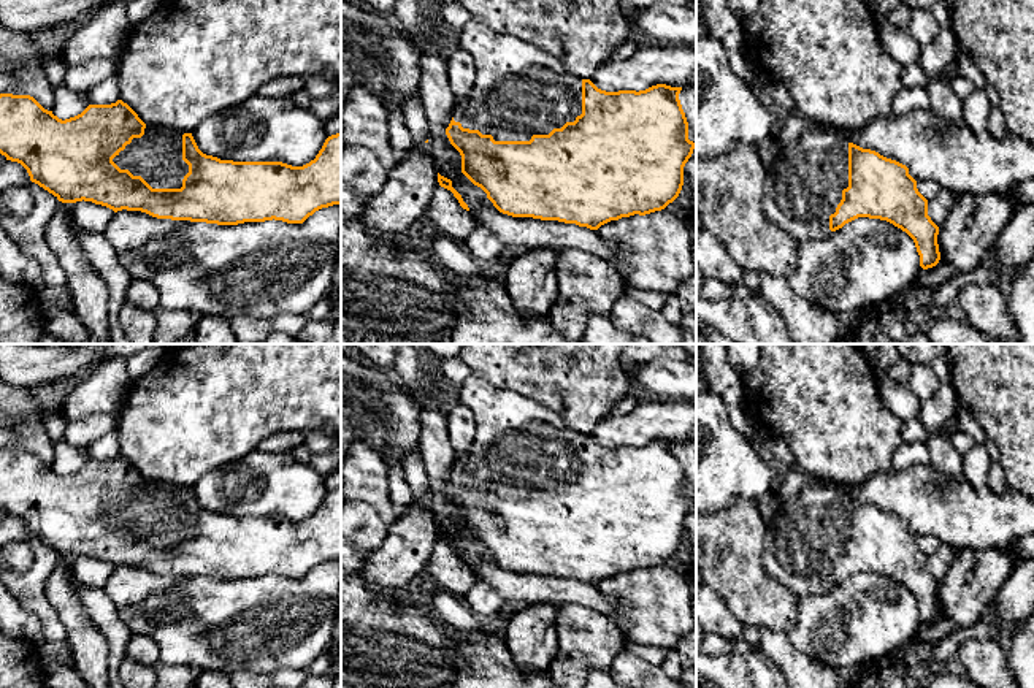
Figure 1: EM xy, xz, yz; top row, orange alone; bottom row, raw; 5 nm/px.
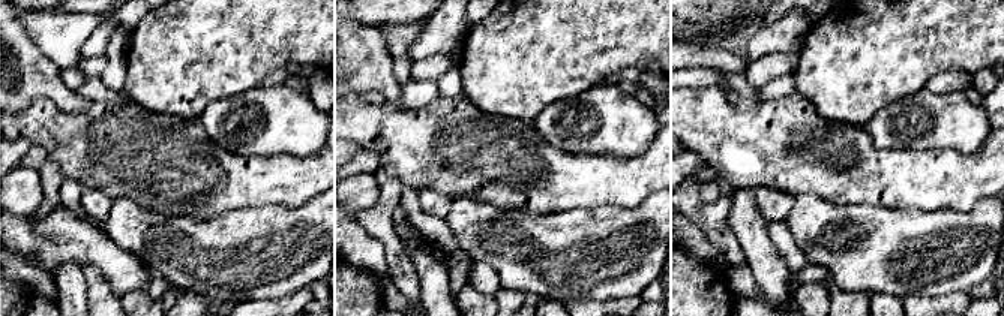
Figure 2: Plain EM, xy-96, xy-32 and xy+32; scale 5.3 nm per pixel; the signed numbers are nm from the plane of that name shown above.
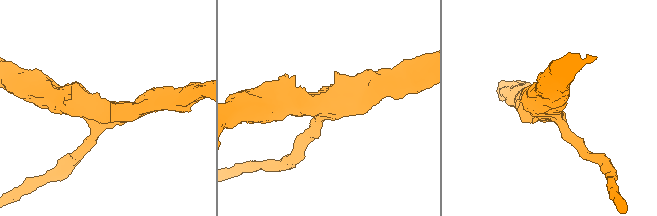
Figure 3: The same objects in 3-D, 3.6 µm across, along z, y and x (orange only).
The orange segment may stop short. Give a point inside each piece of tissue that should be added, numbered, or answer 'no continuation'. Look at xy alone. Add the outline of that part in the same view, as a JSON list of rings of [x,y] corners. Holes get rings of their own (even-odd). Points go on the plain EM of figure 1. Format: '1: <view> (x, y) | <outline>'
1: xy (157, 511) | [[[146,480],[141,493],[133,493],[113,517],[133,531],[141,531],[152,544],[181,544],[189,528],[182,515],[182,487]]]

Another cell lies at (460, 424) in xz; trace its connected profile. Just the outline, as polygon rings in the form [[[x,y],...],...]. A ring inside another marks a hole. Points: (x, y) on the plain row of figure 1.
[[[454,399],[446,403],[446,417],[447,433],[454,452],[455,455],[465,457],[469,452],[476,436],[474,417],[466,407],[460,406]]]

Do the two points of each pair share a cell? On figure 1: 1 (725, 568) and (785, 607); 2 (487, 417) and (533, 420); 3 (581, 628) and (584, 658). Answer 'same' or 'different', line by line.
1: same
2: same
3: same

